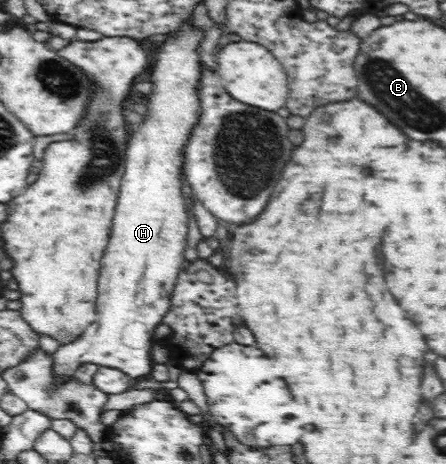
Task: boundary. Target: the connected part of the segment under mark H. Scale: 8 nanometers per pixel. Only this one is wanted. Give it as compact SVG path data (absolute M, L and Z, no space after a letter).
M194 19L186 21L170 39L162 43L156 53L156 61L150 73L152 93L146 101L148 113L144 121L130 133L125 153L125 171L122 175L122 187L118 193L118 207L114 215L112 235L108 249L102 257L102 269L97 281L97 300L95 301L94 323L84 334L72 343L59 346L53 353L51 364L53 389L61 389L74 376L77 368L85 363L111 367L122 371L131 378L148 376L154 363L151 361L151 349L154 340L154 328L162 323L163 315L168 311L171 292L174 291L178 274L183 269L184 249L188 237L188 213L182 191L182 165L185 165L185 147L192 137L193 128L200 121L202 104L200 96L202 71L200 49L204 41L204 31L194 27Z

